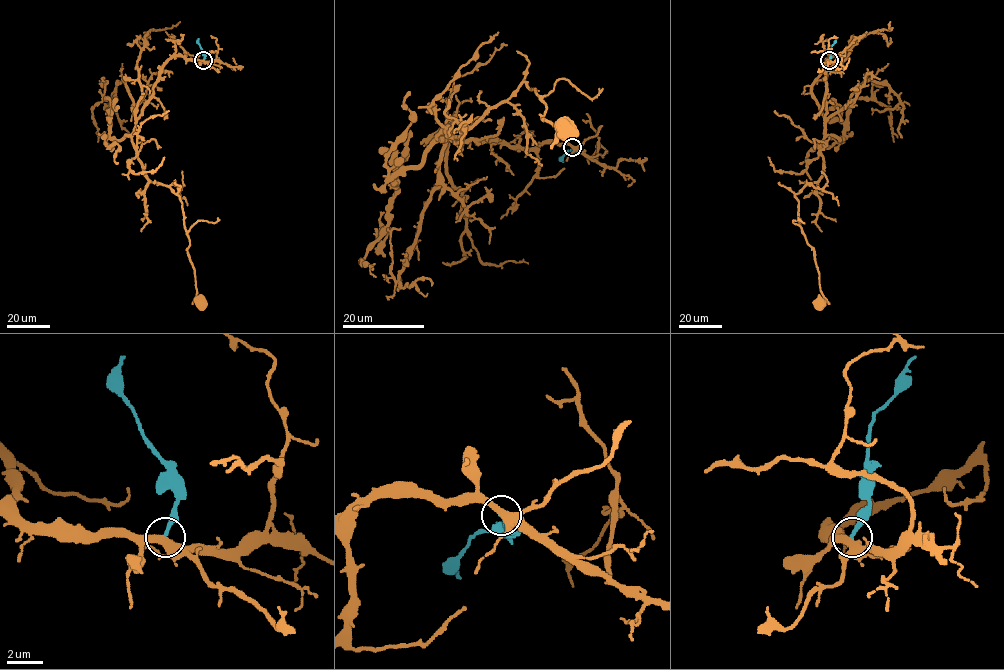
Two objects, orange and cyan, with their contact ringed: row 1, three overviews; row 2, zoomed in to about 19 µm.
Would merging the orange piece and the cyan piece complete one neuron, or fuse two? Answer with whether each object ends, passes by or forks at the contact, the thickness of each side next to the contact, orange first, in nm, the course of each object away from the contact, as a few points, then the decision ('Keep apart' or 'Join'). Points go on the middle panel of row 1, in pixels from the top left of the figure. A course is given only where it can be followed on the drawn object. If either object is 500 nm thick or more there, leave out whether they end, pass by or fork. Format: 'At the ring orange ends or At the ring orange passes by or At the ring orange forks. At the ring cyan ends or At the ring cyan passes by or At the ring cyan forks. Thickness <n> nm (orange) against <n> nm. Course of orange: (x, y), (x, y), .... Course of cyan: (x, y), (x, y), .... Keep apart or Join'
At the ring orange passes by. At the ring cyan ends. Thickness 440 nm (orange) against 220 nm. Course of orange: (572, 147), (436, 136), (462, 136), (524, 82), (546, 103), (542, 119), (557, 138), (567, 129). Course of cyan: (572, 147), (575, 150), (567, 150), (562, 157), (563, 162). Keep apart

